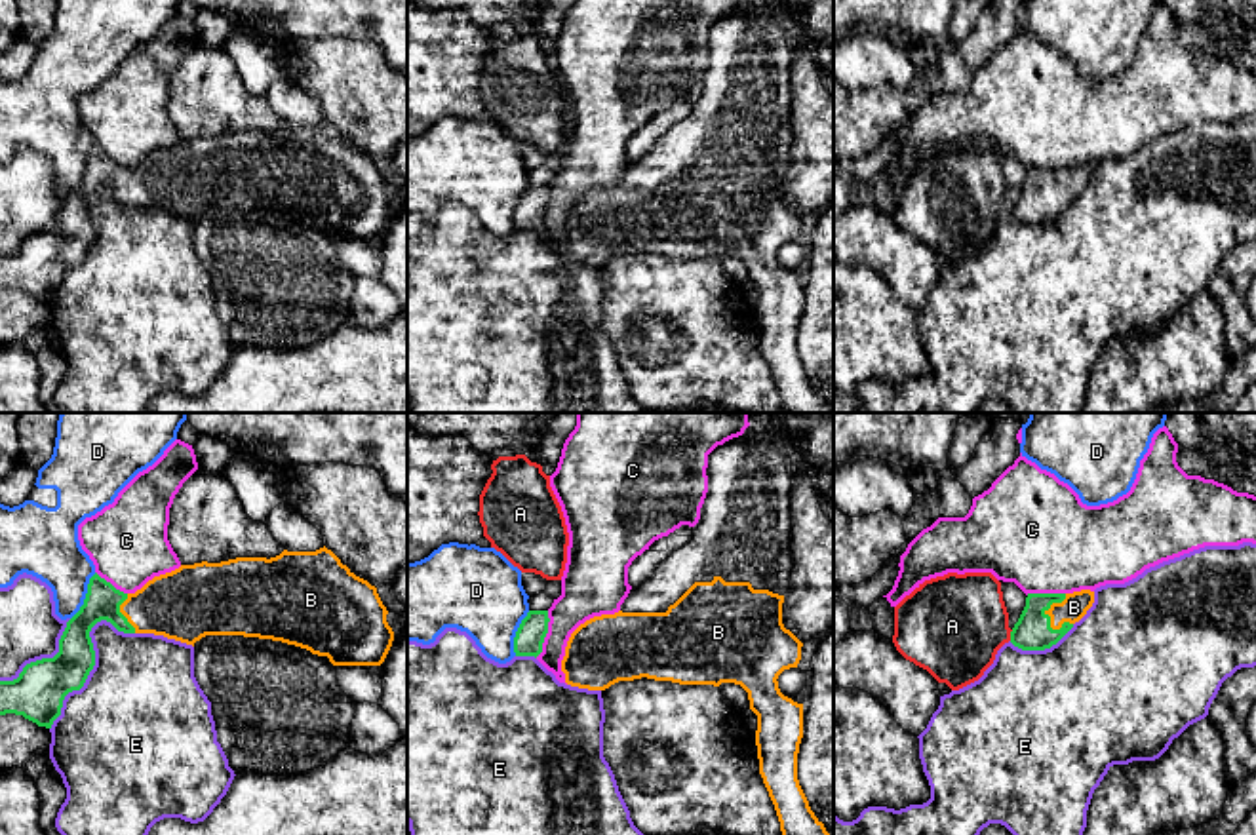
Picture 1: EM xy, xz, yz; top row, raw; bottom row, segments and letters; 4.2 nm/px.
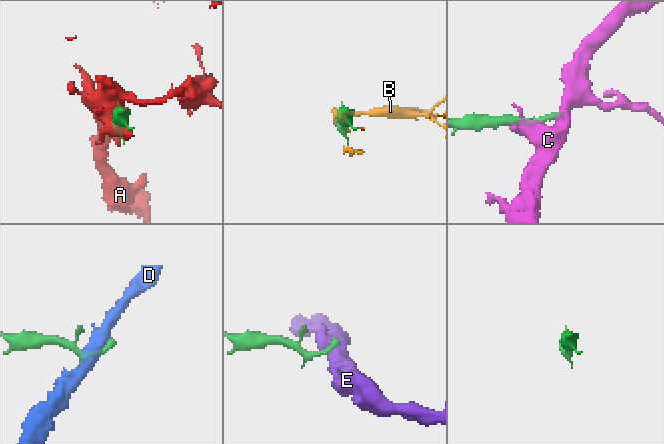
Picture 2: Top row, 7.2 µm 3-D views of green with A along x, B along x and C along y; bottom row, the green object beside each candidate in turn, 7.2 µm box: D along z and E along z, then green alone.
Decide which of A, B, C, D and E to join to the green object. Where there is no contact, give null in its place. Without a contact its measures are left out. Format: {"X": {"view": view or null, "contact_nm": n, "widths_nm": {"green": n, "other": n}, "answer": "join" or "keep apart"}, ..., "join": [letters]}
{"A": {"view": "yz", "contact_nm": 50, "widths_nm": {"green": 160, "other": 420}, "answer": "keep apart"}, "B": {"view": "yz", "contact_nm": 170, "widths_nm": {"green": 160, "other": 110}, "answer": "join"}, "C": {"view": "xz", "contact_nm": 200, "widths_nm": {"green": 120, "other": 220}, "answer": "keep apart"}, "D": {"view": "xy", "contact_nm": 220, "widths_nm": {"green": 150, "other": 260}, "answer": "keep apart"}, "E": {"view": "xy", "contact_nm": 550, "widths_nm": {"green": 220, "other": 480}, "answer": "keep apart"}, "join": ["B"]}

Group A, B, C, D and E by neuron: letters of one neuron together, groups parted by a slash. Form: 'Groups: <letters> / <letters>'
Groups: A / B / C / D / E

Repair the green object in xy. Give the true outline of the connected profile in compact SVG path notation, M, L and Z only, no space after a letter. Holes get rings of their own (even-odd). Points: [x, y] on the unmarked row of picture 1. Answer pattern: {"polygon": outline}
{"polygon": "M325 120L276 131L236 131L194 137L154 150L135 167L124 167L97 146L89 152L80 184L67 196L59 226L23 242L17 253L0 255L0 289L15 287L51 302L69 266L80 264L95 240L91 202L107 194L124 207L154 207L186 219L206 209L244 209L282 215L327 230L333 240L381 240L394 205L377 162L356 150Z"}

